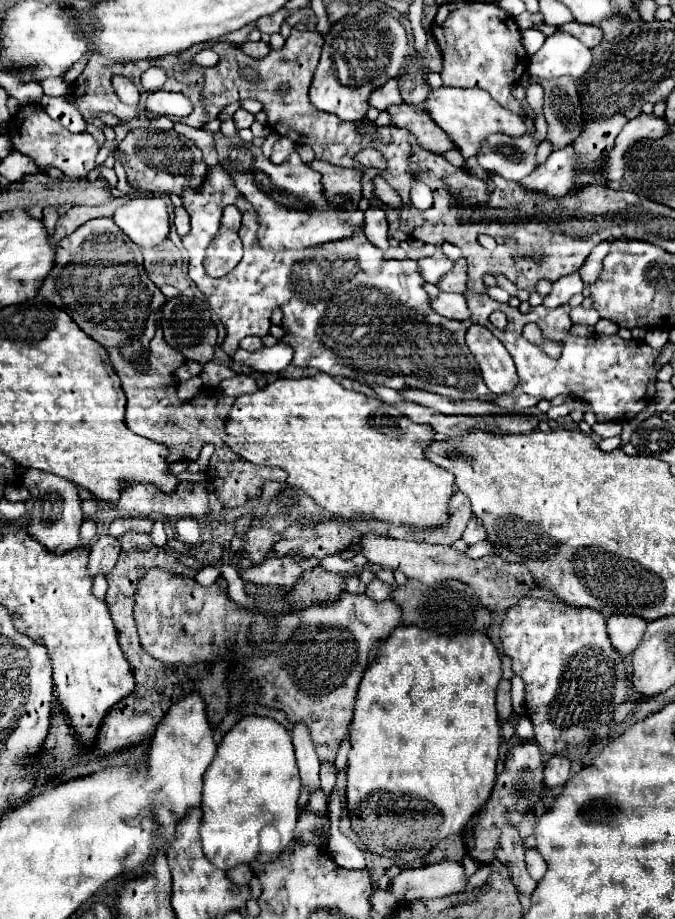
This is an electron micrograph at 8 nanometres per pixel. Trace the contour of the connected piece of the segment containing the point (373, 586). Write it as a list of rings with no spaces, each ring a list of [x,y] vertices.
[[[373,578],[373,582],[367,586],[367,592],[365,592],[371,600],[375,600],[375,602],[383,602],[383,600],[387,600],[389,596],[391,596],[391,586],[389,584],[383,584],[381,580],[377,580],[377,578]]]

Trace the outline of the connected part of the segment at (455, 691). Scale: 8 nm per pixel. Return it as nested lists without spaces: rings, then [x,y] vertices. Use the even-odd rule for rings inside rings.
[[[397,626],[397,630],[381,644],[377,660],[373,664],[369,664],[369,668],[363,674],[363,680],[359,684],[355,712],[353,712],[353,720],[351,720],[351,734],[349,734],[351,750],[349,750],[349,760],[347,760],[347,808],[353,814],[357,814],[357,810],[361,808],[361,824],[351,824],[351,830],[359,836],[359,840],[373,854],[379,854],[385,858],[393,856],[395,860],[399,860],[399,856],[401,856],[401,862],[405,860],[405,864],[411,866],[417,860],[421,860],[423,856],[427,856],[433,850],[433,846],[437,846],[443,838],[447,838],[451,834],[459,834],[463,830],[463,826],[471,820],[471,816],[475,812],[479,812],[479,808],[483,808],[483,804],[489,800],[491,788],[497,777],[496,766],[502,738],[502,733],[499,732],[497,710],[495,710],[495,690],[497,690],[499,680],[501,680],[501,658],[497,654],[495,646],[491,644],[491,640],[479,632],[449,636],[433,634],[433,632],[417,628],[417,626]],[[375,792],[407,796],[407,800],[371,798],[371,794],[375,794]]]

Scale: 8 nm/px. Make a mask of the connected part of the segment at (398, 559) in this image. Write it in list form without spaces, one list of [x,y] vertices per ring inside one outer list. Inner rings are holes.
[[[381,534],[363,536],[363,540],[359,542],[359,548],[371,564],[377,564],[389,570],[401,570],[407,578],[415,578],[427,586],[435,584],[437,580],[447,580],[447,578],[461,580],[475,590],[481,604],[491,612],[503,612],[507,608],[513,608],[519,602],[519,598],[527,596],[533,588],[541,588],[541,584],[535,582],[535,578],[525,566],[509,564],[501,556],[495,556],[495,554],[473,560],[465,552],[457,552],[451,546],[433,546],[425,542],[393,540]]]

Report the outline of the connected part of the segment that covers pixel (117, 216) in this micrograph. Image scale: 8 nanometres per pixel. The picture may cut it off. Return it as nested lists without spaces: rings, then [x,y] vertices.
[[[129,198],[115,210],[113,220],[139,248],[153,248],[161,244],[169,234],[169,214],[165,198]]]

